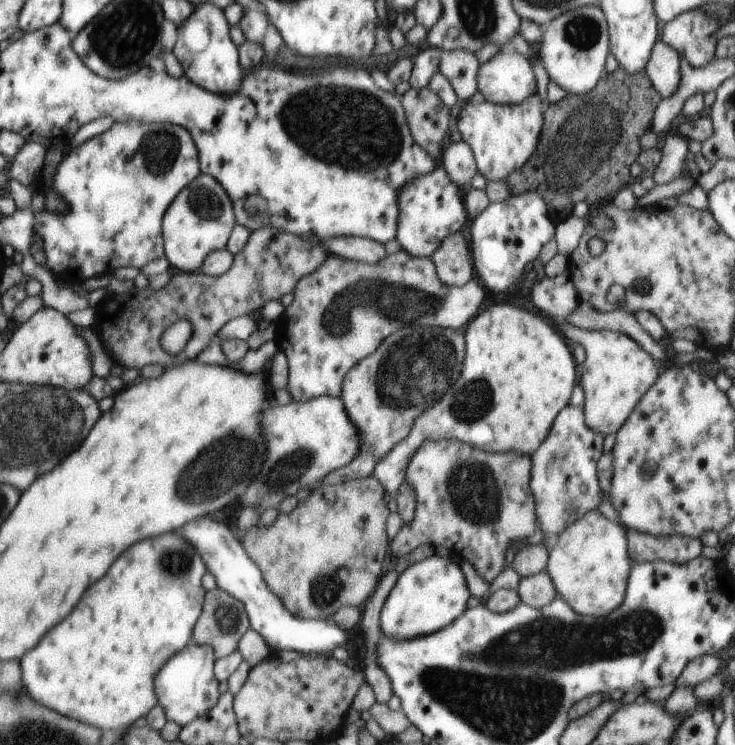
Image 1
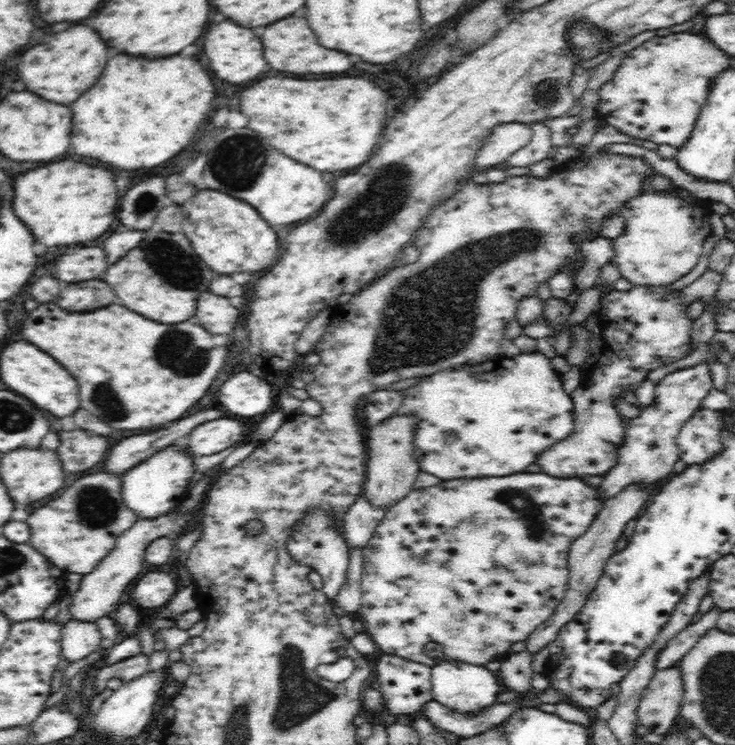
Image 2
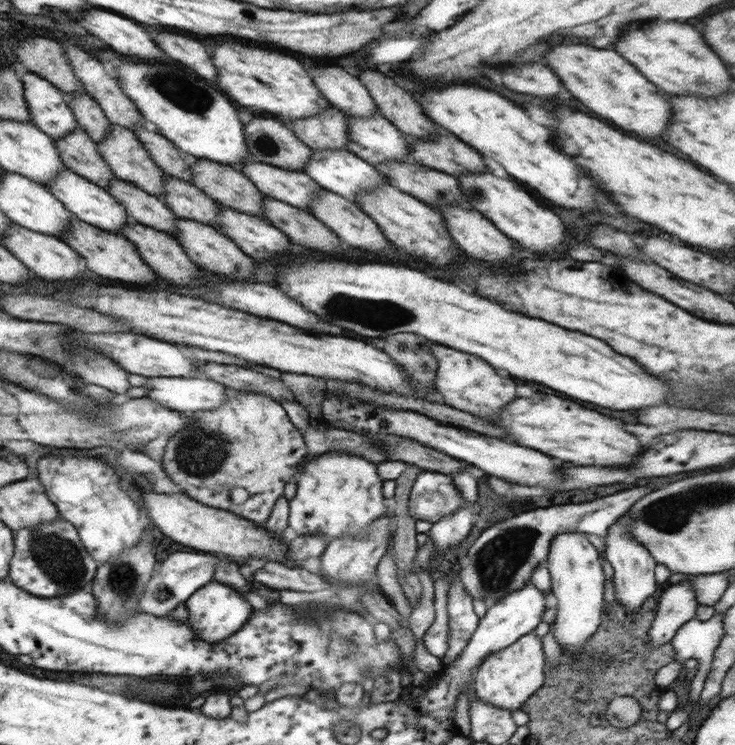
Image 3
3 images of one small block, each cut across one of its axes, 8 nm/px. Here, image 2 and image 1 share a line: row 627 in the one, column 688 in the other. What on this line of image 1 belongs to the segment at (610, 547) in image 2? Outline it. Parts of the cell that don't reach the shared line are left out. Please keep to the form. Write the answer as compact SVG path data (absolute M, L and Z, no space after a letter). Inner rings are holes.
M627 530L628 553L633 562L667 561L684 565L703 553L700 539L689 537L654 537L650 534Z

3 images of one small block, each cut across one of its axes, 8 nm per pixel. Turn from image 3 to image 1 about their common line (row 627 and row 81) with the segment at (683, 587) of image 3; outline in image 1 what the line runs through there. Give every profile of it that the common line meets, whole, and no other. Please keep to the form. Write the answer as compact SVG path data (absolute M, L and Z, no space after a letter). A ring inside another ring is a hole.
M657 41L644 70L662 99L672 97L681 84L680 55L663 41Z

